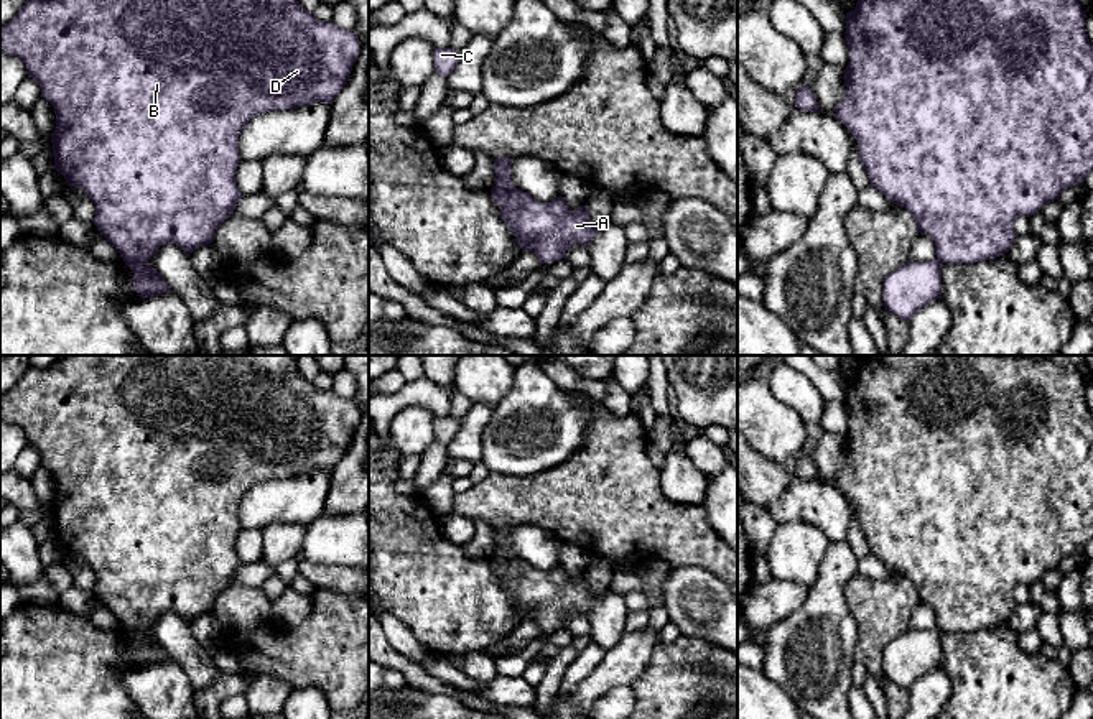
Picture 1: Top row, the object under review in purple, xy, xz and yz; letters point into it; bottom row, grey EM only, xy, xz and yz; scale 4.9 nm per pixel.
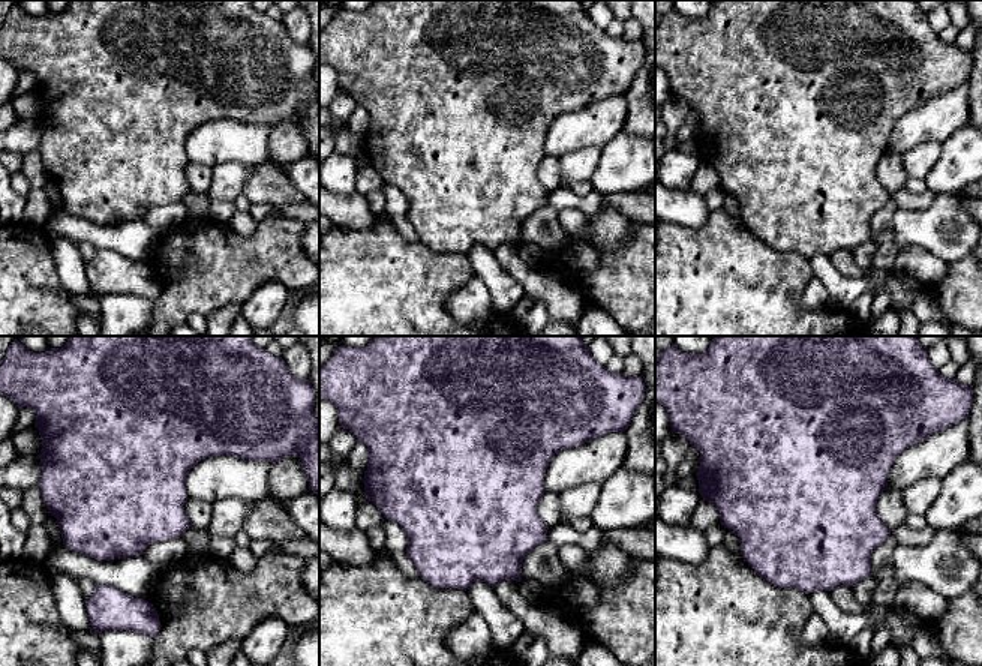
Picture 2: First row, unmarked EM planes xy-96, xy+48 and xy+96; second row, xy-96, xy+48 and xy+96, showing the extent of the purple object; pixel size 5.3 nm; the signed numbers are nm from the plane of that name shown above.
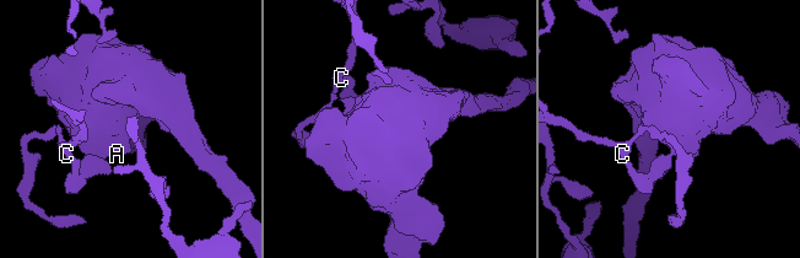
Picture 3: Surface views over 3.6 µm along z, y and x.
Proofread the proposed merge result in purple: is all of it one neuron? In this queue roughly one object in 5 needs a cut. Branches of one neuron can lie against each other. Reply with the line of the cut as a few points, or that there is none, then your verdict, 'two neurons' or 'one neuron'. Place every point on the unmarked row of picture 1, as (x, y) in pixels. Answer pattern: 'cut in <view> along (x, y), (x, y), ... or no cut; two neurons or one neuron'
cut in xy along (147, 629), (125, 632); two neurons

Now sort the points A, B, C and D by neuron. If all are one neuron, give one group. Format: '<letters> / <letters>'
A B D / C

